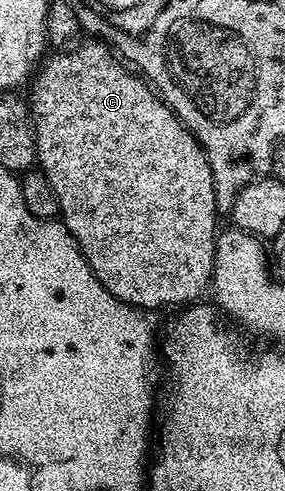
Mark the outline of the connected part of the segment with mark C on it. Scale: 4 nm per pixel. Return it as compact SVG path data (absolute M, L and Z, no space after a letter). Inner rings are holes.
M88 39L83 43L77 44L75 47L69 48L67 51L56 51L51 55L43 58L42 64L35 70L34 76L30 81L30 90L32 89L32 101L30 100L30 120L31 126L35 132L35 146L36 146L36 160L38 162L38 168L40 172L46 175L46 179L50 179L50 187L54 187L54 195L58 199L60 204L59 216L64 222L64 226L67 229L72 230L74 239L79 243L82 255L90 263L90 267L94 271L94 275L102 283L102 287L106 287L106 291L110 291L110 295L114 295L119 301L126 302L127 305L131 305L138 309L145 311L153 311L152 309L160 309L163 305L176 305L175 307L183 306L185 303L195 302L204 289L205 291L212 284L212 264L214 263L214 255L216 254L216 239L218 236L218 228L216 229L216 216L218 216L218 210L216 207L216 187L212 183L212 172L208 166L208 157L204 154L204 149L197 143L195 135L191 133L186 126L178 119L176 112L171 109L168 104L160 100L155 89L139 75L133 75L127 73L126 70L120 66L121 58L117 56L115 52L103 40L100 39Z

